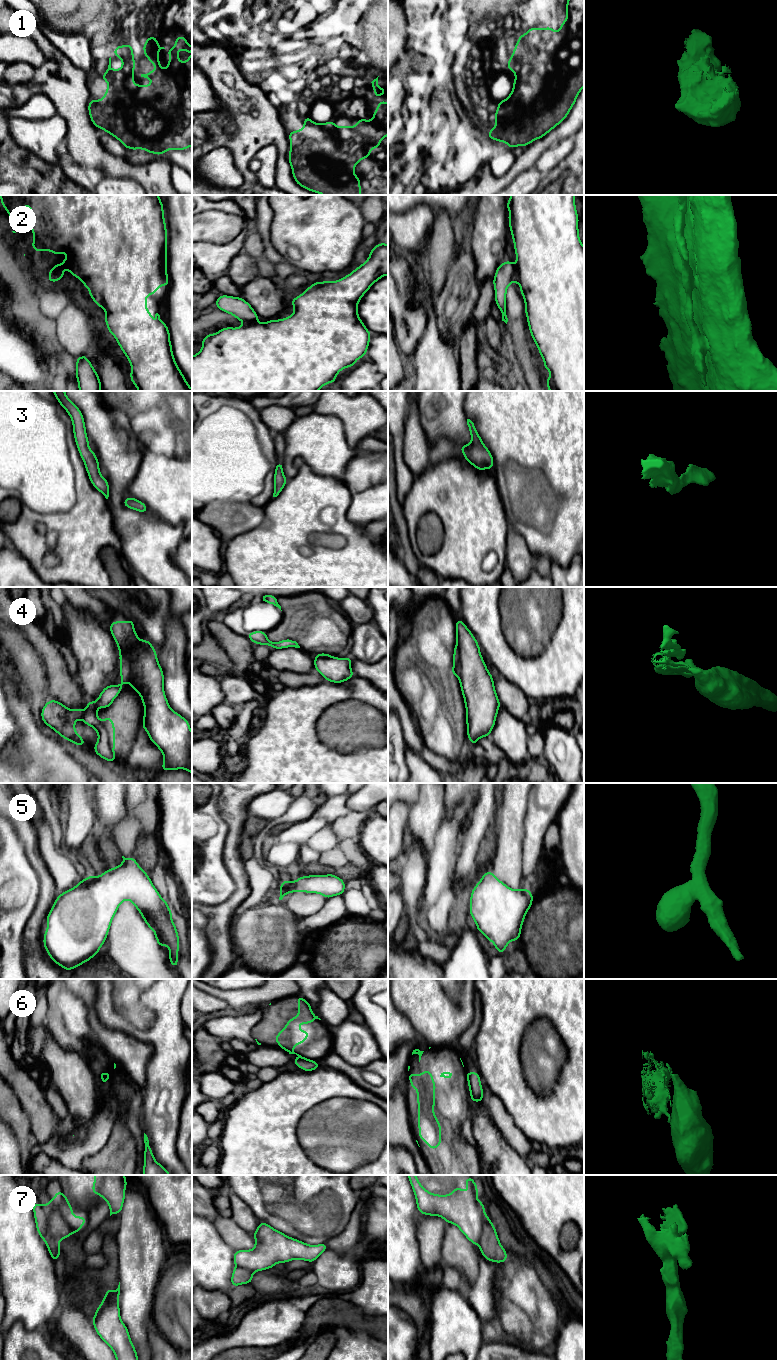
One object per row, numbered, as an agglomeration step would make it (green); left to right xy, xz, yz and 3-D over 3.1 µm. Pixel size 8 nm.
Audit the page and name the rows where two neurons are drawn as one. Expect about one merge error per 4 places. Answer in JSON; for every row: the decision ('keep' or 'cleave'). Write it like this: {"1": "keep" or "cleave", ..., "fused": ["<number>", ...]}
{"1": "keep", "2": "cleave", "3": "keep", "4": "cleave", "5": "keep", "6": "cleave", "7": "cleave", "fused": ["2", "4", "6", "7"]}

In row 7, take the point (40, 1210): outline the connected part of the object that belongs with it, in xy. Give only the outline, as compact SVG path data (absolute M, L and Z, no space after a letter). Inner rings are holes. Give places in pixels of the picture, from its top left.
M33 1203L33 1213L36 1223L36 1229L42 1240L46 1243L49 1254L53 1261L60 1257L61 1249L59 1242L55 1240L48 1232L46 1226L47 1207L46 1204Z

